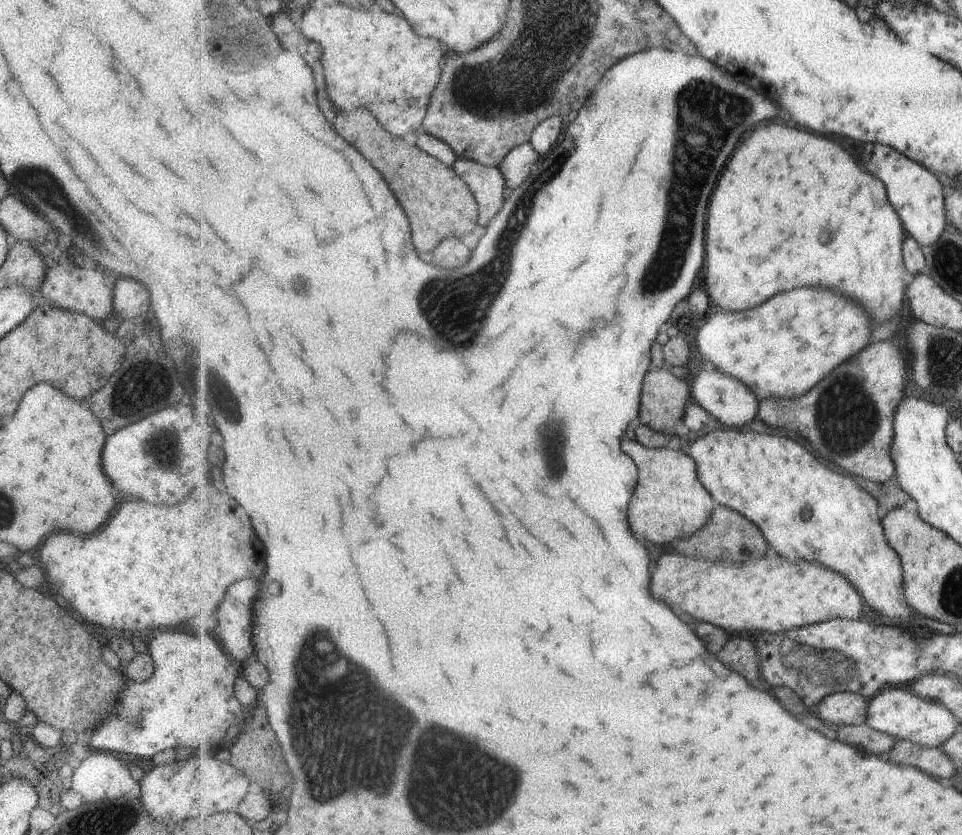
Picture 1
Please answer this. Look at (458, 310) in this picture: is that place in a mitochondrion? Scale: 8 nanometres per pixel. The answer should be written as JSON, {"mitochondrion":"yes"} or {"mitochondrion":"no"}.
{"mitochondrion":"yes"}

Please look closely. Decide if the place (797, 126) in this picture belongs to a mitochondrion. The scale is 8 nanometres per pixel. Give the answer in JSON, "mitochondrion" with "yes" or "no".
{"mitochondrion":"no"}

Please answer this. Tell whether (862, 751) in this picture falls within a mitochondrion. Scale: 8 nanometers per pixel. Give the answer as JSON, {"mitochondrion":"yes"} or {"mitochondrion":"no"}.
{"mitochondrion":"no"}

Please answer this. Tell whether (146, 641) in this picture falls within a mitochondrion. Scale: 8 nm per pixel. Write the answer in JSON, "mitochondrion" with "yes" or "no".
{"mitochondrion":"no"}

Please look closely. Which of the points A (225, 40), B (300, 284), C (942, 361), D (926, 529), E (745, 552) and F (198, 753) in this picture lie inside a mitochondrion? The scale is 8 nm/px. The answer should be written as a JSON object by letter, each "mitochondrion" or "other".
{"A":"mitochondrion","B":"mitochondrion","C":"mitochondrion","D":"other","E":"other","F":"other"}

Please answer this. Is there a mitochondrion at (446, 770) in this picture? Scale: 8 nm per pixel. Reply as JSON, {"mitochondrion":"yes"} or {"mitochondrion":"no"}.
{"mitochondrion":"yes"}

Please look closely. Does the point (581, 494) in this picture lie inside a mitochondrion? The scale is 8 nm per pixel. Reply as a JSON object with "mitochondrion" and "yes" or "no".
{"mitochondrion":"no"}

